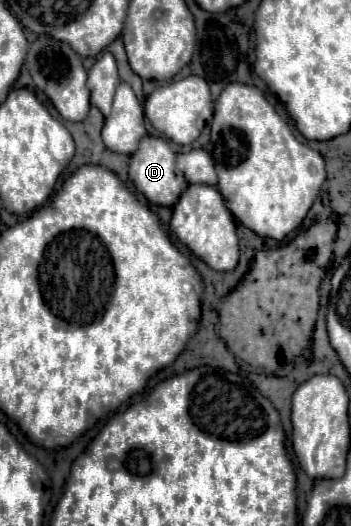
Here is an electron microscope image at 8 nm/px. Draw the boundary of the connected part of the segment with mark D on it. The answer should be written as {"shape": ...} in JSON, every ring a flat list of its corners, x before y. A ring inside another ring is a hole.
{"shape":[[146,135,140,141,138,151,132,155,130,159,130,171,128,177,132,179,134,187,150,201,156,205,164,205,164,207,172,207,180,193,182,193,182,183,176,177,176,153,170,149,168,141,162,137,152,137]]}

